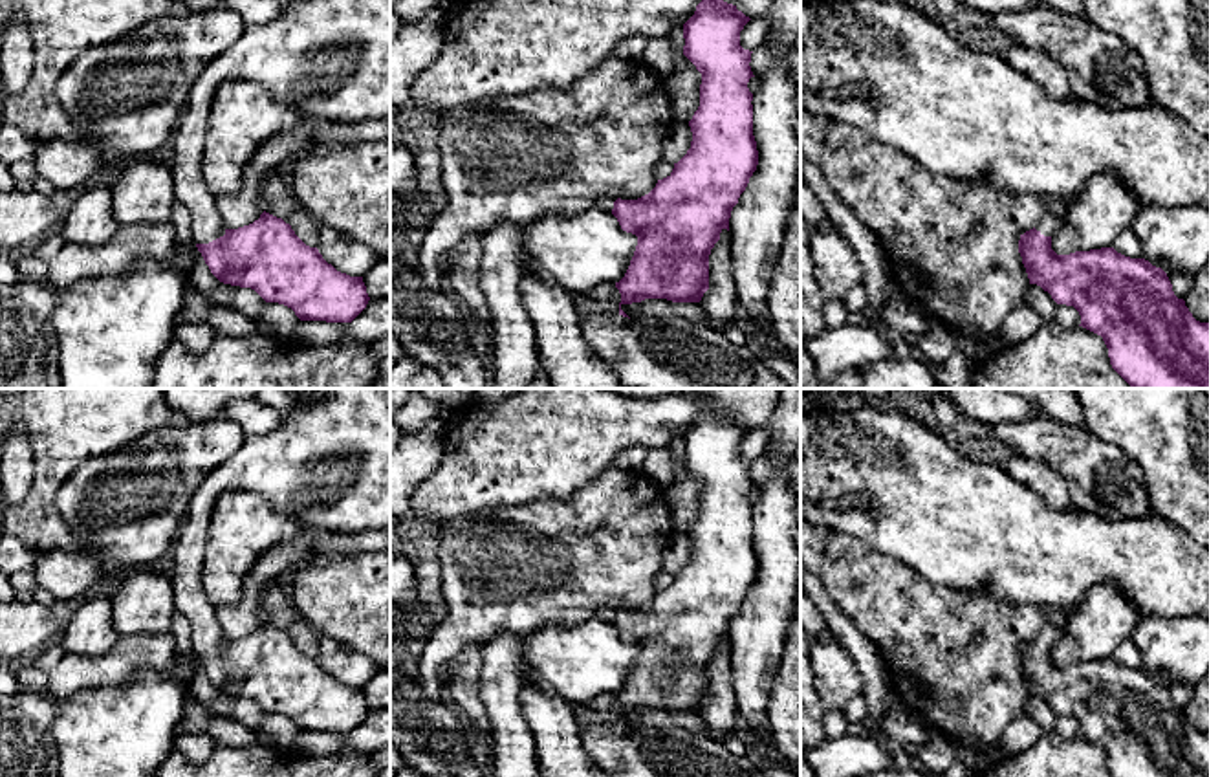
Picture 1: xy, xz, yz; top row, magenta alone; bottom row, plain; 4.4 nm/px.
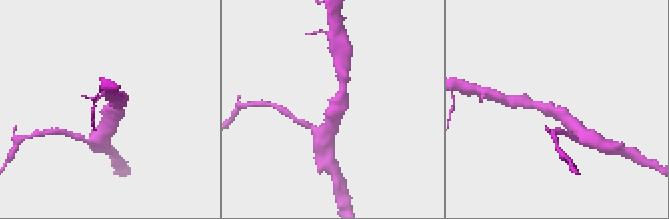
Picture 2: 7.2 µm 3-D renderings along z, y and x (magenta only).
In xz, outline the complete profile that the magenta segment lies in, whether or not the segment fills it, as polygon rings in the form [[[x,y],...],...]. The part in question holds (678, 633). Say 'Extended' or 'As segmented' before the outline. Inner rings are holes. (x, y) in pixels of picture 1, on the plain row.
As segmented. [[[676,388],[680,394],[698,398],[702,412],[683,434],[683,465],[702,484],[700,517],[689,531],[692,552],[687,564],[674,574],[672,583],[658,590],[656,597],[637,608],[614,612],[612,625],[623,641],[637,647],[637,656],[625,687],[615,693],[621,704],[619,726],[628,728],[621,717],[645,709],[672,713],[700,713],[709,700],[709,665],[724,640],[740,605],[758,575],[753,546],[753,504],[747,493],[751,464],[740,456],[740,442],[751,431],[736,416],[713,407],[707,388]]]

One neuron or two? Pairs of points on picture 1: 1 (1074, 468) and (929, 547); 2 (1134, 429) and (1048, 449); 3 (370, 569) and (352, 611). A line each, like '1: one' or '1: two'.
1: two
2: two
3: one

